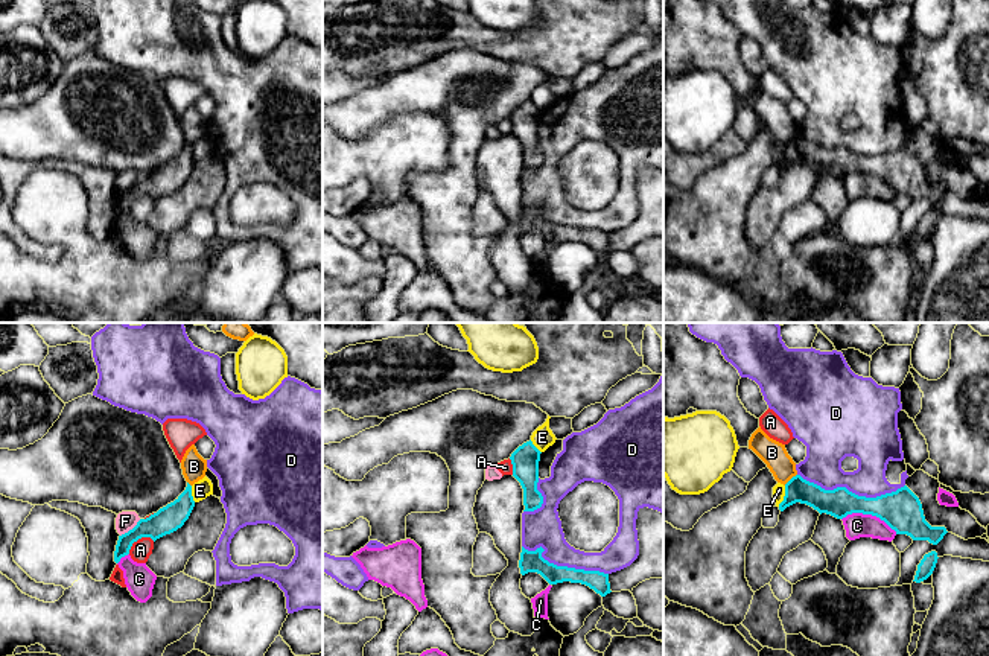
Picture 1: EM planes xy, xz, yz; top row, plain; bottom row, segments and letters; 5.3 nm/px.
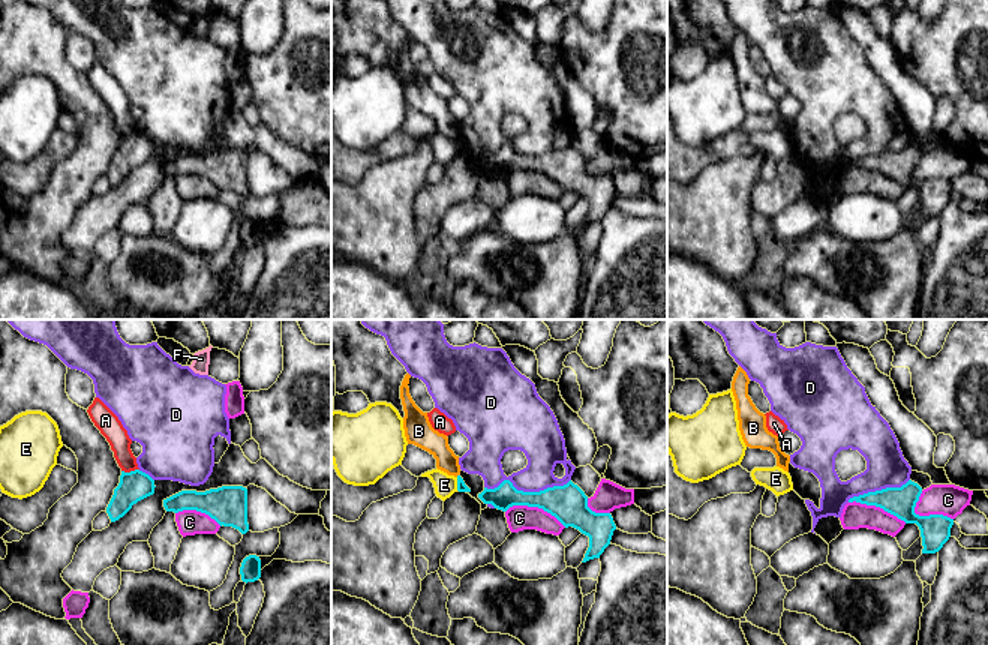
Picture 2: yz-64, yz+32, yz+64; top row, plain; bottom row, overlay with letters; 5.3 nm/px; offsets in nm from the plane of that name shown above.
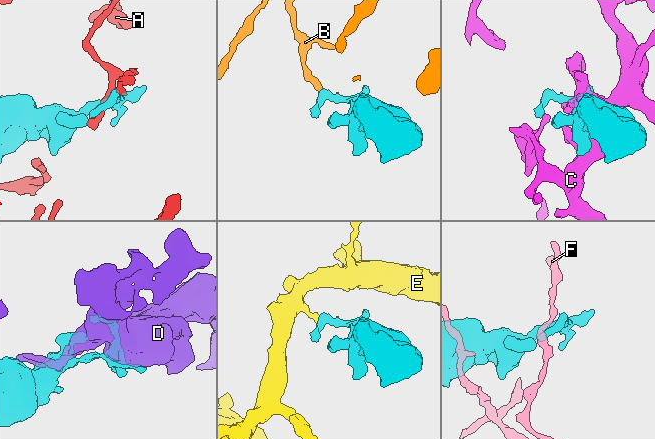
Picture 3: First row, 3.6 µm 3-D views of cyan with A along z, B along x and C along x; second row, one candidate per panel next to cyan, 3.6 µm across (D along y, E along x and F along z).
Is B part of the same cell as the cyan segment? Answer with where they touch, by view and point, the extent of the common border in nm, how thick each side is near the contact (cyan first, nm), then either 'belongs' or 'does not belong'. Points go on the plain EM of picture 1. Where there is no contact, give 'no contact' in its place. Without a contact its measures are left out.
contact yz (791, 137); length 90 nm; calibres 130 and 140 nm; does not belong

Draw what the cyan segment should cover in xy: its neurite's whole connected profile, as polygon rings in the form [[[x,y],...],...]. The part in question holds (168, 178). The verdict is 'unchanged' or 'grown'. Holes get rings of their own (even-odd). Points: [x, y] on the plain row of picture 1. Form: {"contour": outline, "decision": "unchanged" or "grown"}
{"contour": [[[187,142],[186,149],[173,161],[160,167],[149,177],[140,178],[132,189],[119,195],[114,221],[119,222],[122,216],[128,215],[132,202],[142,196],[151,196],[155,201],[181,187],[189,178],[193,166],[192,145]]], "decision": "unchanged"}

